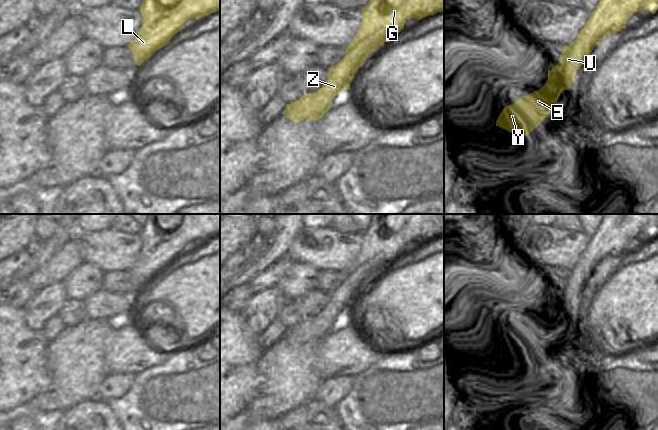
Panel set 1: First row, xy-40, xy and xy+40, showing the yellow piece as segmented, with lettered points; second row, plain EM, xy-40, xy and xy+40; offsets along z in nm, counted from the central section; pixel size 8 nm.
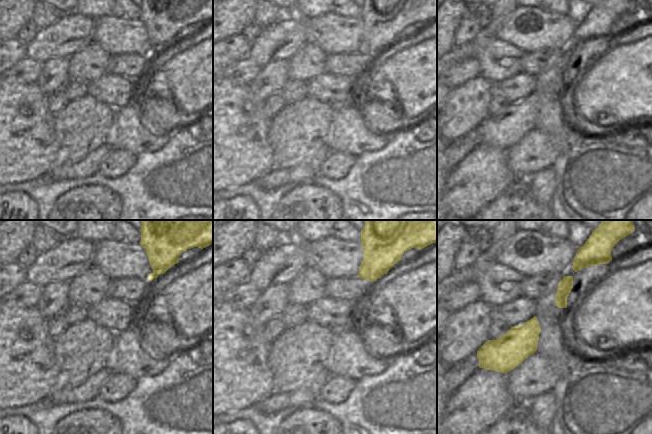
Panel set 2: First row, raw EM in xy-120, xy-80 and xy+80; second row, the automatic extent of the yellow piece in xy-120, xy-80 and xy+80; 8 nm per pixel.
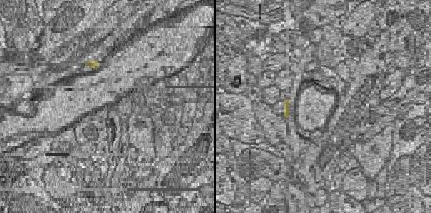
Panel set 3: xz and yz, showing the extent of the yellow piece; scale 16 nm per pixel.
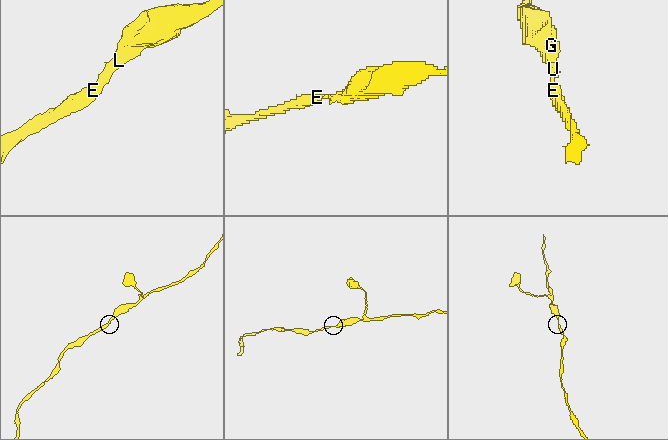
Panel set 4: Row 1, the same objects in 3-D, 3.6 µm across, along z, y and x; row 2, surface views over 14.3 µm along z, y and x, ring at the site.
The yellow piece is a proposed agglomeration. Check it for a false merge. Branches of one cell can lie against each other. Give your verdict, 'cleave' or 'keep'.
keep

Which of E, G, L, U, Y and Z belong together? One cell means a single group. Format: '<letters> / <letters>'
E G L U Y Z

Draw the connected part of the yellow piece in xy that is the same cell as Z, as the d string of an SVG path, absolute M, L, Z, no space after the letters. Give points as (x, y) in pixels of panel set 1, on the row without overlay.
M372 214L370 225L362 233L360 251L346 272L346 279L328 294L328 303L322 311L303 319L299 324L286 328L282 337L293 346L303 344L319 344L333 330L334 321L342 314L348 314L356 295L364 288L366 281L385 266L390 266L402 253L404 247L415 242L420 244L426 240L444 236L444 214Z

